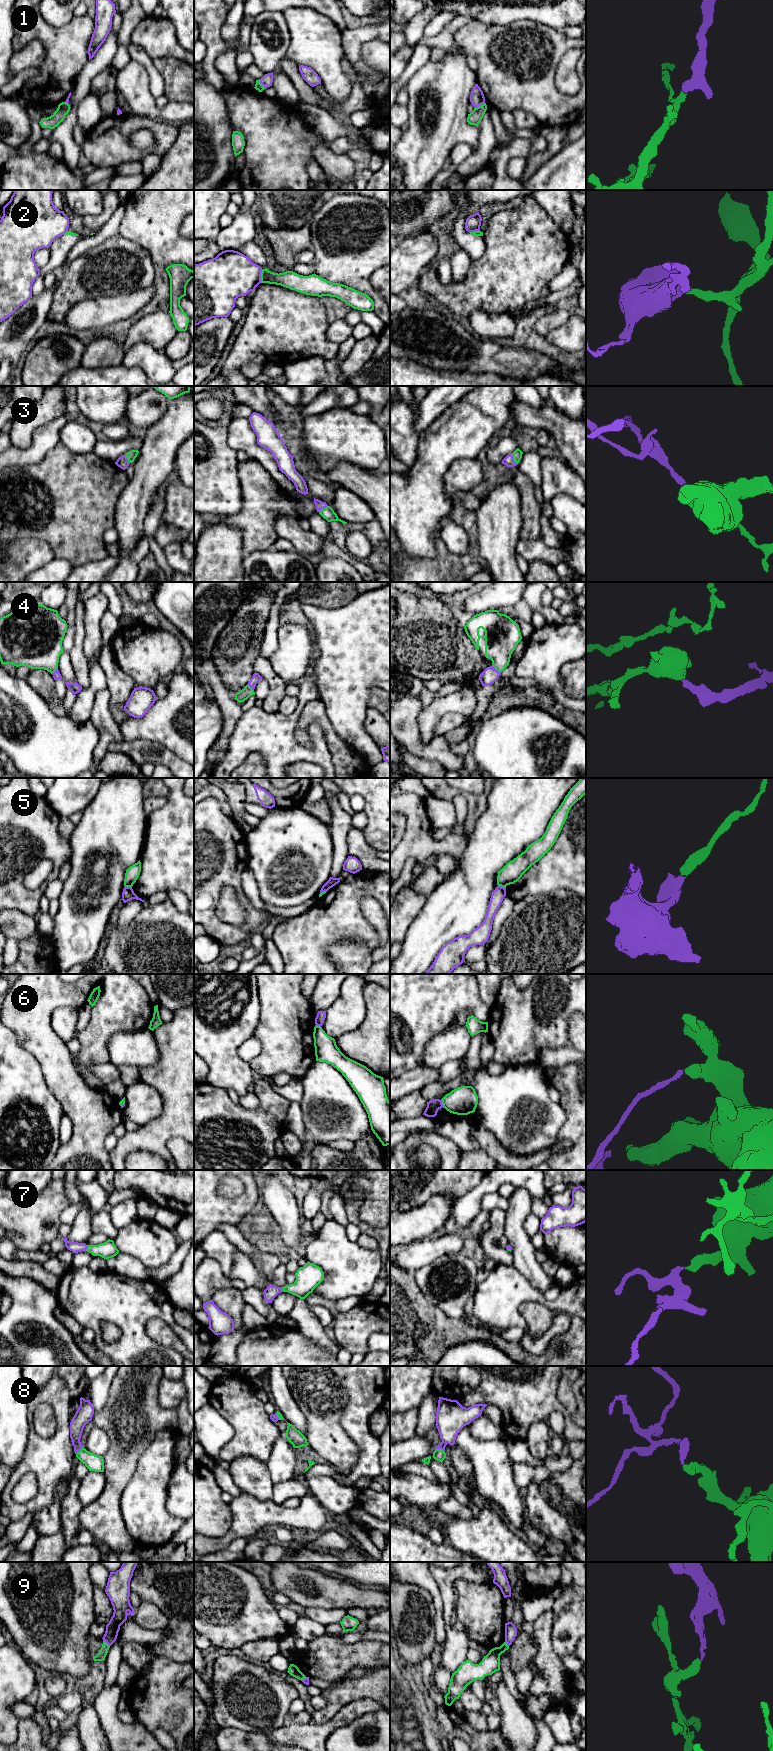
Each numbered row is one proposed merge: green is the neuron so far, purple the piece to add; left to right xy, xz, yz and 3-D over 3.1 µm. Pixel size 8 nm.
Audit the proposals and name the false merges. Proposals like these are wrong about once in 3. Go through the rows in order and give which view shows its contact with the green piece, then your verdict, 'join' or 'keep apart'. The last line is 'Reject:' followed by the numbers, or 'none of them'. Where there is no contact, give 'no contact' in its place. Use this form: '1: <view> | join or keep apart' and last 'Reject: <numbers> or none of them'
1: yz | join
2: xz | keep apart
3: yz | join
4: yz | join
5: yz | keep apart
6: yz | keep apart
7: xy | join
8: xy | join
9: xy | keep apart
Reject: 2, 5, 6, 9

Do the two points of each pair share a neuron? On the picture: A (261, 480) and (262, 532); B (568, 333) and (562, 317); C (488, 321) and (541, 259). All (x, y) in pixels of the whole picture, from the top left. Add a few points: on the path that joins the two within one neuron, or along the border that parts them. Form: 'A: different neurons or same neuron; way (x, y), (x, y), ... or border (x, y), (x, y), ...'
A: same neuron; way (261, 493), (261, 519)
B: different neurons; border (570, 316), (564, 323), (552, 329), (545, 336)
C: different neurons; border (506, 311), (485, 312), (474, 310), (471, 313)

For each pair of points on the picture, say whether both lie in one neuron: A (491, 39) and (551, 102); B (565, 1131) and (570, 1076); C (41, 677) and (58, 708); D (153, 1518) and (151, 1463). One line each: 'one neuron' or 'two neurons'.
A: one neuron
B: one neuron
C: one neuron
D: one neuron

